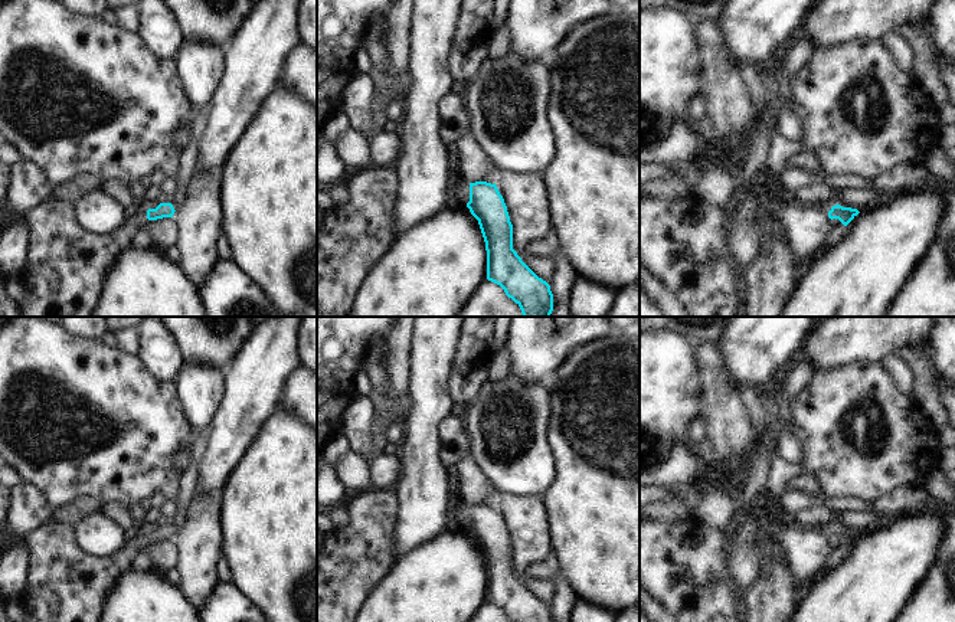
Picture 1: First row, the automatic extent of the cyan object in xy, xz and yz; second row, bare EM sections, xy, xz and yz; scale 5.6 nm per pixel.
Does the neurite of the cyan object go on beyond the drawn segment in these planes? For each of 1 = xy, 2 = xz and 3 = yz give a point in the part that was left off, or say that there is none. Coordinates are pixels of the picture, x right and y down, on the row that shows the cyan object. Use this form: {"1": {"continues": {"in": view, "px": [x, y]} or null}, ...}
{"1": {"continues": {"in": "xy", "px": [65, 268]}}, "2": {"continues": {"in": "xz", "px": [461, 190]}}, "3": {"continues": {"in": "yz", "px": [839, 226]}}}

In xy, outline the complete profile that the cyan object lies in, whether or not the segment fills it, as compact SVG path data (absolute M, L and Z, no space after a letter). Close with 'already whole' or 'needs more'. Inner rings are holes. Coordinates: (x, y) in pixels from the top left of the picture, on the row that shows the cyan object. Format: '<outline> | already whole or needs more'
M53 196L33 207L23 216L29 230L29 246L24 268L19 276L24 285L24 301L19 305L22 317L92 317L98 298L105 282L107 272L114 261L130 248L134 235L143 230L148 220L173 217L174 207L171 203L160 203L156 209L143 207L140 212L127 217L125 222L107 236L97 236L84 230L76 219L75 209L68 202Z | needs more

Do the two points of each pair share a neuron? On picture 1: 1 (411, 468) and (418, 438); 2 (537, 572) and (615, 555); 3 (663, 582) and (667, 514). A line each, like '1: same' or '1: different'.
1: same
2: different
3: different

